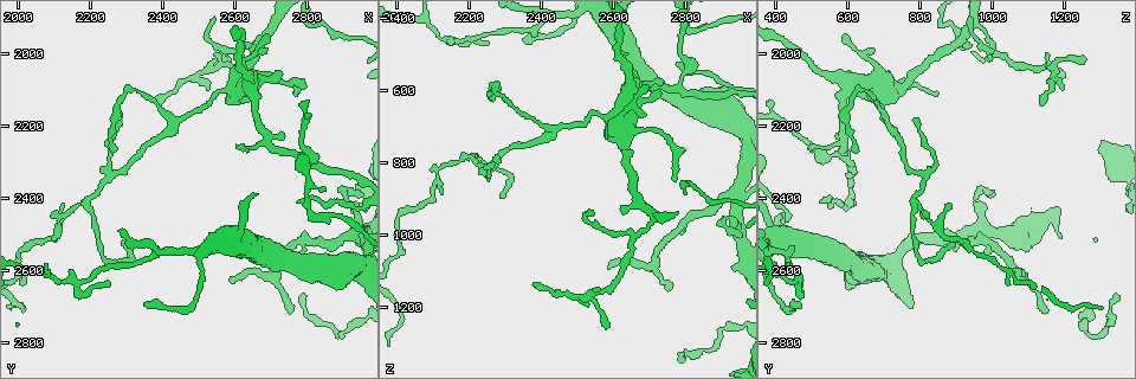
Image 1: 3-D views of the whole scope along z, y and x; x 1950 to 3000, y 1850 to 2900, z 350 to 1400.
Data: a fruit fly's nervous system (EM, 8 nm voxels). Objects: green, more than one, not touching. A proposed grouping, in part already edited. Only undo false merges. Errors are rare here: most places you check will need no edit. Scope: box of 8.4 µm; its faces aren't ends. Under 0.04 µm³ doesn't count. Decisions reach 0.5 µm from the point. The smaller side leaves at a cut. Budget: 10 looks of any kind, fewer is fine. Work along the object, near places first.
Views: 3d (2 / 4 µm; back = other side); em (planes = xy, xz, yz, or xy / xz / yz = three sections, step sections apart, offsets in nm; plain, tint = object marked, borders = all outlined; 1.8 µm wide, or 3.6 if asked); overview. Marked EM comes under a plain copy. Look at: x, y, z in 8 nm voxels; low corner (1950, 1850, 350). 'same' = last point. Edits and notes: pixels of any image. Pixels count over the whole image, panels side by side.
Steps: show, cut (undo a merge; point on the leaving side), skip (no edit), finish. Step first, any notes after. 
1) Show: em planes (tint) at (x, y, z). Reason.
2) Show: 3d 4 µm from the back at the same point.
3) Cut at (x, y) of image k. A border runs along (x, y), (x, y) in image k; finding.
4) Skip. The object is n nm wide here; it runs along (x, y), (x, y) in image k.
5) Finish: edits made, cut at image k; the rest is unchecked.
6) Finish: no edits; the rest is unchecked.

Show: 3d 4 µm at (2640, 2065, 560). Three-way junction.

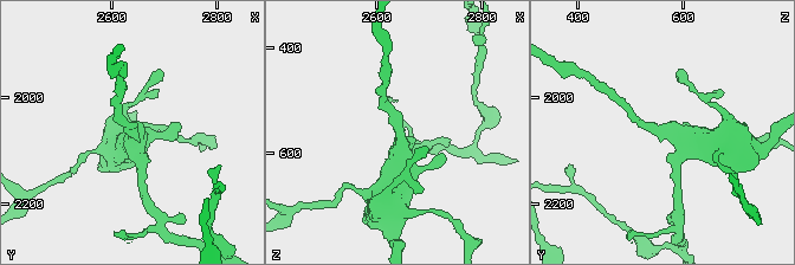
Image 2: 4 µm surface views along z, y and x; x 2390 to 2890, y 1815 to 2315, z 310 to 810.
Show: em yz step 8 (tint) at (2645, 2065, 560). 3 arms meet here.

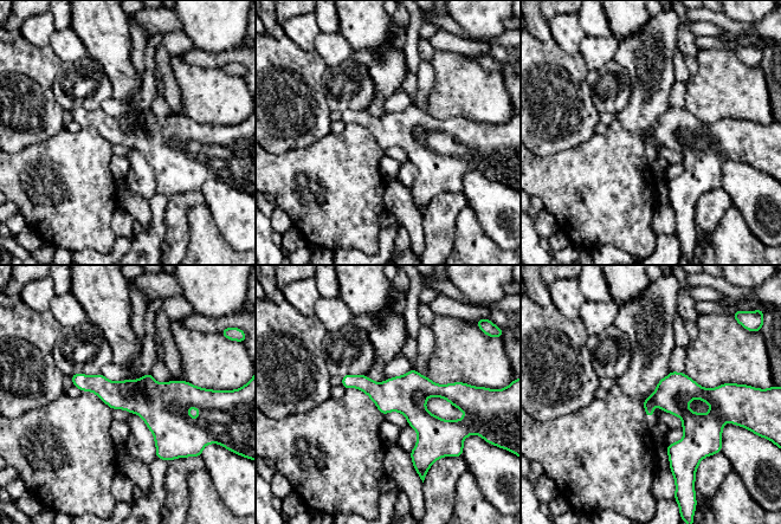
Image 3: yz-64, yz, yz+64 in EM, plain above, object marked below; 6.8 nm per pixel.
Show: em planes (tint) at the same point. Cut it another way.

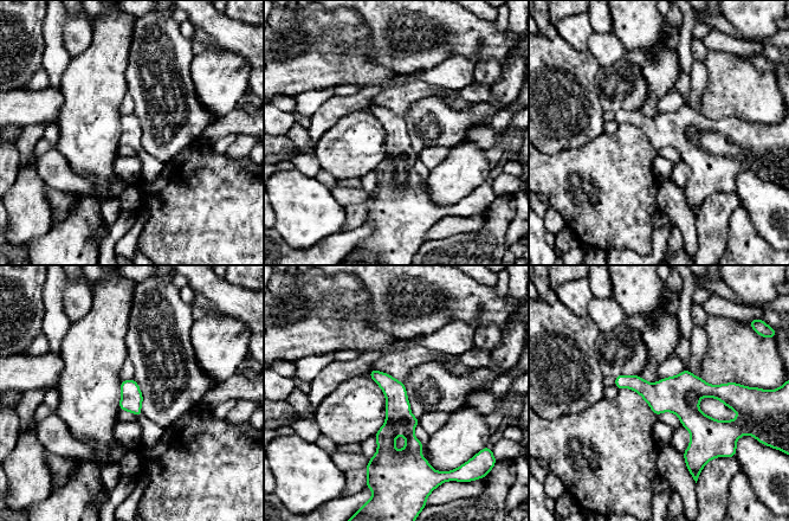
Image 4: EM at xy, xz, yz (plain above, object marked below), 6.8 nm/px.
Skip. It runs along (618, 379), (648, 391), (732, 392) in image 4; all the same cell.

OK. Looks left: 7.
Show: 3d 4 µm from the back at (2105, 2510, 890). A narrow waist.

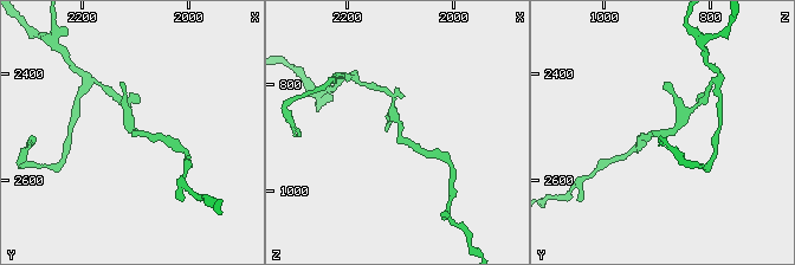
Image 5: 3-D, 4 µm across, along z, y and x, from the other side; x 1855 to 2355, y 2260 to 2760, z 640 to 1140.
Show: em planes (tint) at (2100, 2505, 890).

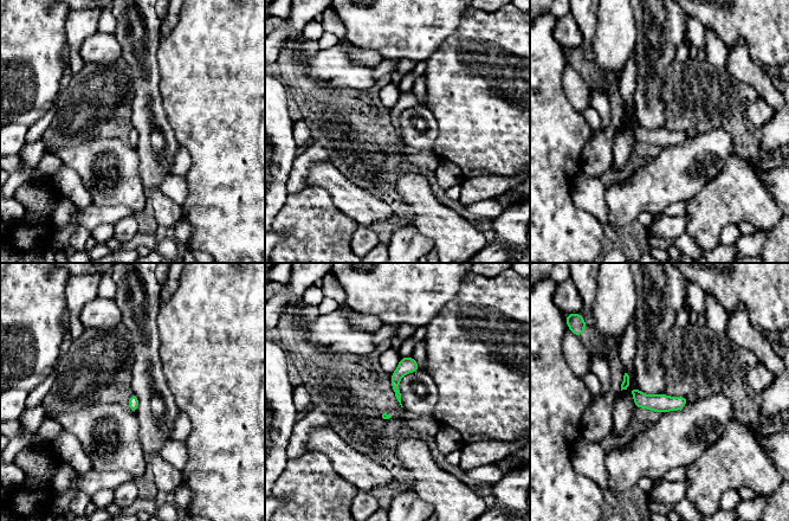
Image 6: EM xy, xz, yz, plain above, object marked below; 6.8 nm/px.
Skip. It runs along (626, 378), (644, 400), (684, 400) in image 6; all the same cell.

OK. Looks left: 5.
Show: em yz step 8 (tint) at (2710, 1925, 940).

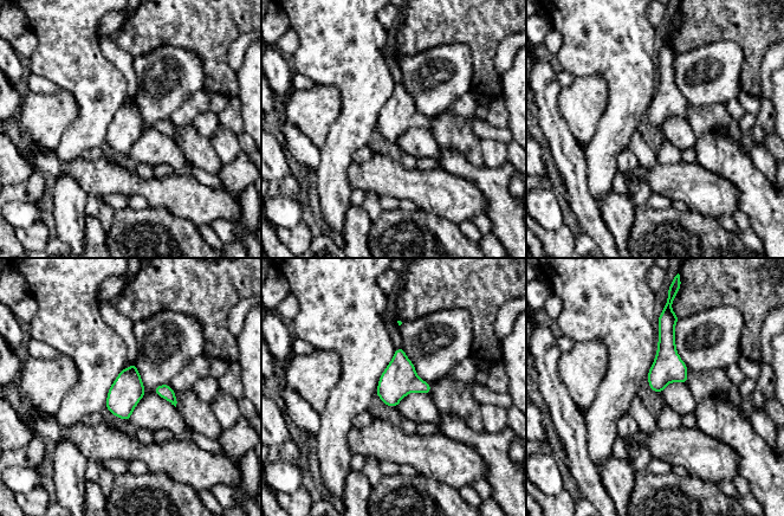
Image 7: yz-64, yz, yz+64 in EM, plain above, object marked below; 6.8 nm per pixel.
Show: em planes (borders) at the same point. Cut it another way.

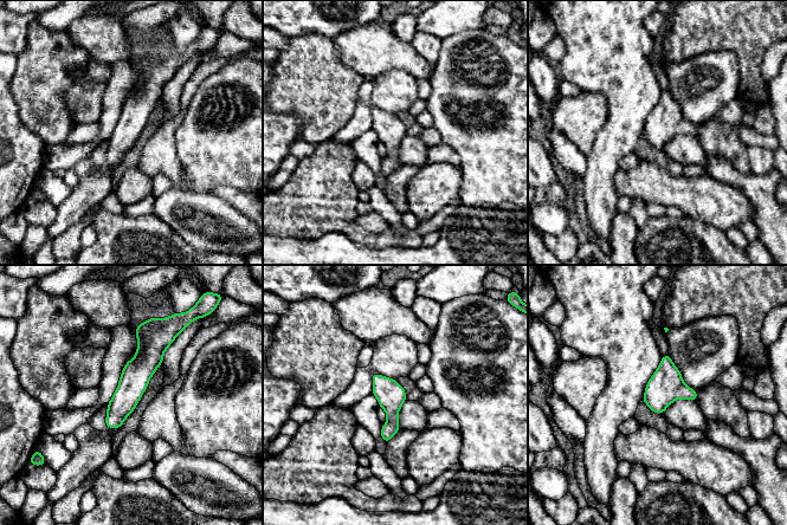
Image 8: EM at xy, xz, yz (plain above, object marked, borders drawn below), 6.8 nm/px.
Skip. It runs along (143, 328), (144, 363), (109, 425) in image 8; continuous, no second cell.

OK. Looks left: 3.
Show: em planes (tint) at (2940, 2510, 885). Branch point.

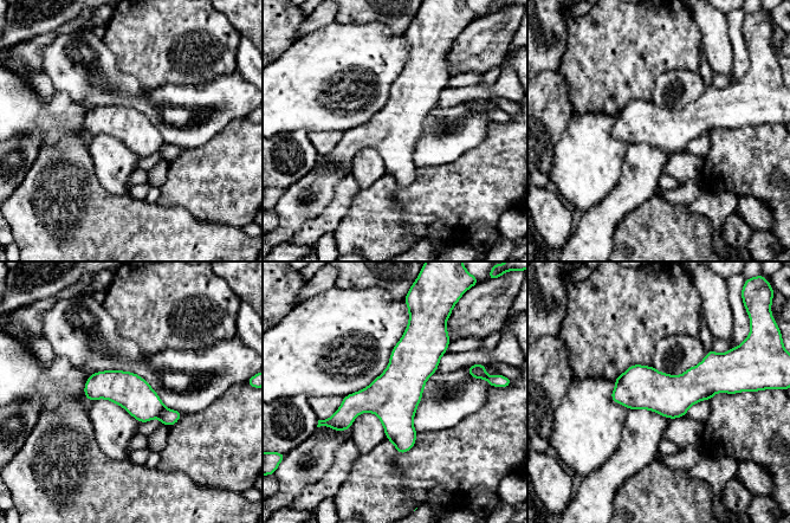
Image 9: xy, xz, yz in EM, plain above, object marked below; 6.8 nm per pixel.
Skip. It runs along (413, 325), (413, 357), (331, 424) in image 9; all the same cell.

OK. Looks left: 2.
Finish: no edits; the rest is unchecked.

